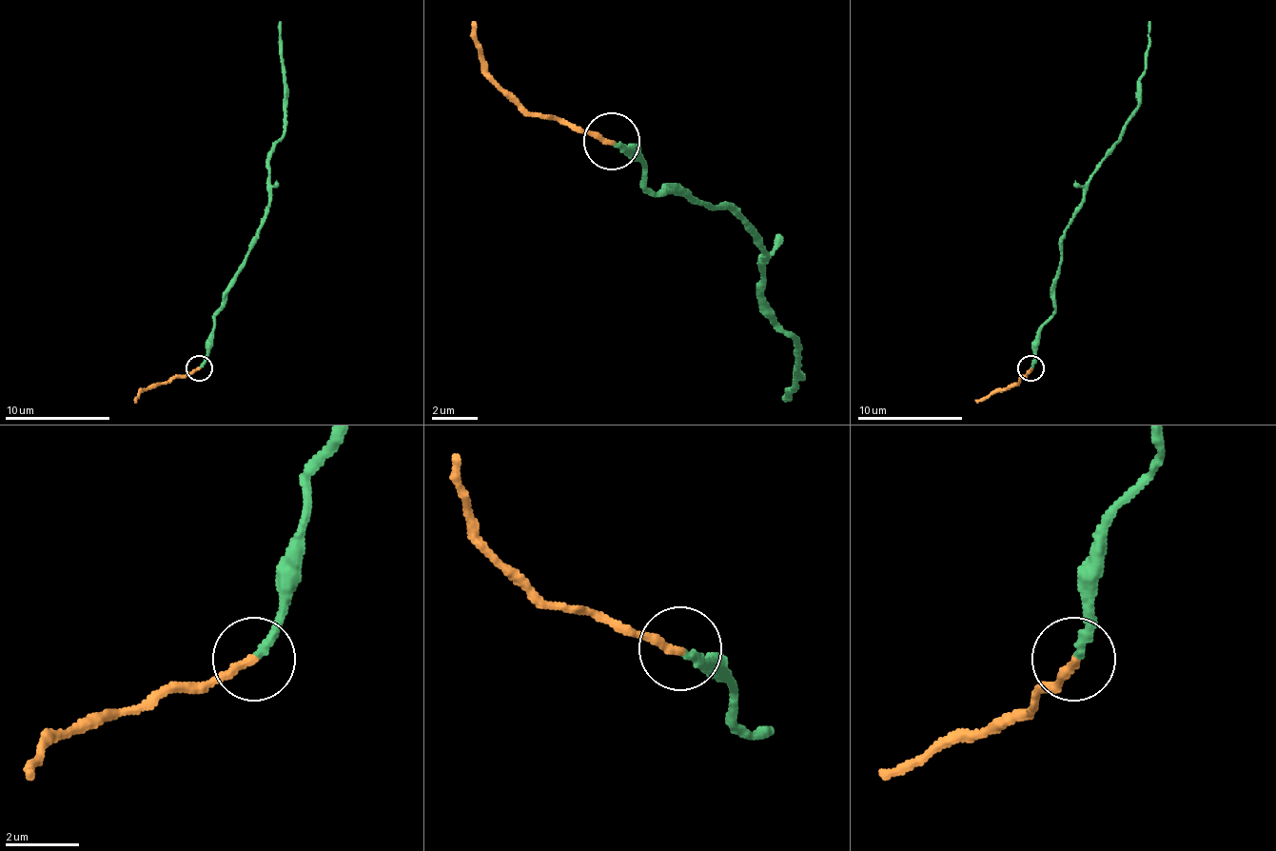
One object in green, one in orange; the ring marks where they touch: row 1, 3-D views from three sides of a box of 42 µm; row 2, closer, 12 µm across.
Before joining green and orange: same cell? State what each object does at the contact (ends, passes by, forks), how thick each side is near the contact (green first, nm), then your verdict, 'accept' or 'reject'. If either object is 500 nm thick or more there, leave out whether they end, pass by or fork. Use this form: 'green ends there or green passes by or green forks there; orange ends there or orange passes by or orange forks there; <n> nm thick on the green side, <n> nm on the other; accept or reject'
green ends there; orange ends there; 240 nm thick on the green side, 240 nm on the other; reject

